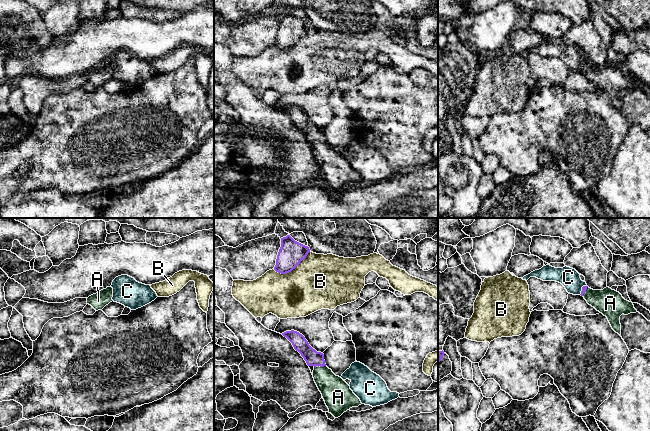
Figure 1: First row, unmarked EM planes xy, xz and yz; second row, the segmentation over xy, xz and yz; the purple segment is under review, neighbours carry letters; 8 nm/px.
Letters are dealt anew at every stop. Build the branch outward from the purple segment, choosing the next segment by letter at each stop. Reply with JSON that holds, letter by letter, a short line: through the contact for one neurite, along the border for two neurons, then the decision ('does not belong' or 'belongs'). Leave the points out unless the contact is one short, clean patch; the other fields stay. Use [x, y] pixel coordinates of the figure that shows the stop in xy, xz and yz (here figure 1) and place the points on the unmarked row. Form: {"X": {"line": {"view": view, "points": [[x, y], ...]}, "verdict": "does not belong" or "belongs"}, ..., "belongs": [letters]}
{"A": {"line": {"view": "xz", "points": [[313, 134], [319, 141], [322, 151], [335, 167]]}, "verdict": "belongs"}, "B": {"verdict": "does not belong"}, "C": {"verdict": "does not belong"}, "belongs": ["A"]}

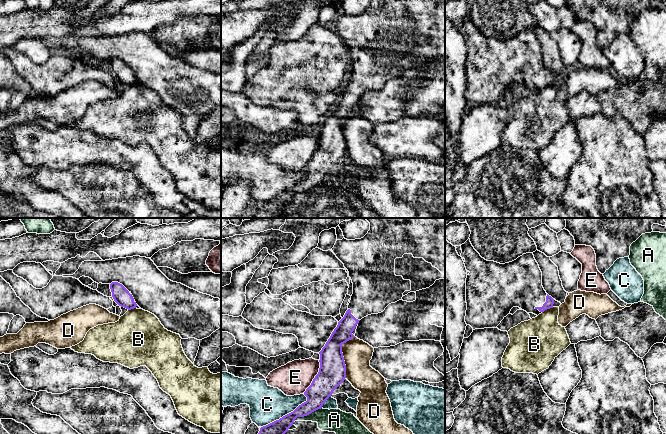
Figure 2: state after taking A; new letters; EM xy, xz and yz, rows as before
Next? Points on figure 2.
{"A": {"line": {"view": "xz", "points": [[321, 183], [306, 191], [298, 192], [293, 197]]}, "verdict": "does not belong"}, "B": {"line": {"view": "yz", "points": [[553, 83], [547, 84], [542, 88]]}, "verdict": "does not belong"}, "C": {"verdict": "does not belong"}, "D": {"line": {"view": "xz", "points": [[354, 112], [342, 121], [346, 153]]}, "verdict": "does not belong"}, "E": {"verdict": "does not belong"}, "belongs": []}

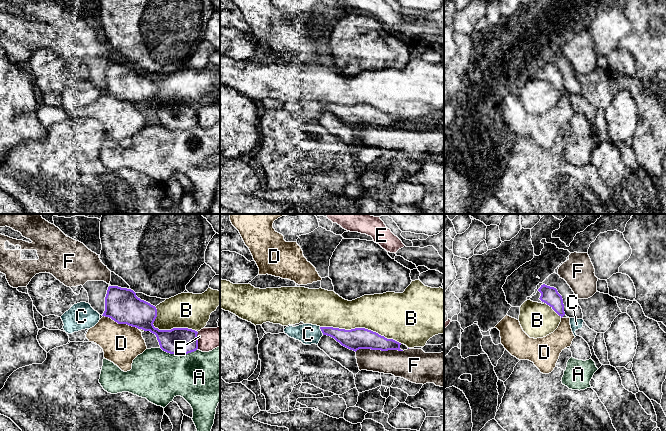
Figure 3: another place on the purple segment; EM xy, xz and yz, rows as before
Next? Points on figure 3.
{"A": {"verdict": "does not belong"}, "B": {"verdict": "does not belong"}, "C": {"verdict": "does not belong"}, "D": {"verdict": "does not belong"}, "E": {"verdict": "does not belong"}, "F": {"verdict": "does not belong"}, "belongs": []}

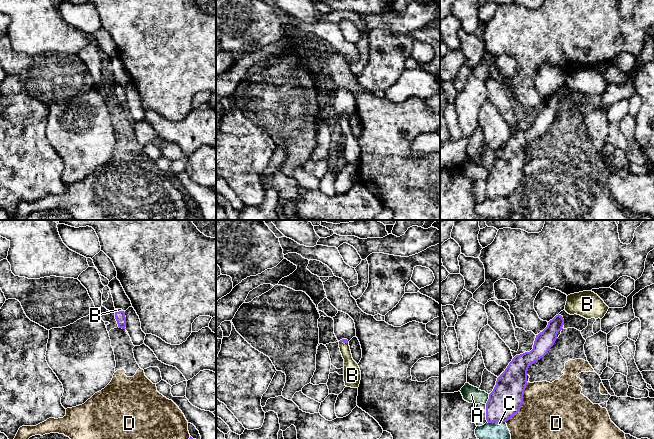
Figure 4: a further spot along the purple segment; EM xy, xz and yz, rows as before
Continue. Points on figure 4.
{"A": {"verdict": "does not belong"}, "B": {"line": {"view": "xy", "points": [[120, 93], [120, 87], [116, 86]]}, "verdict": "belongs"}, "C": {"verdict": "does not belong"}, "D": {"verdict": "does not belong"}, "belongs": ["B"]}

